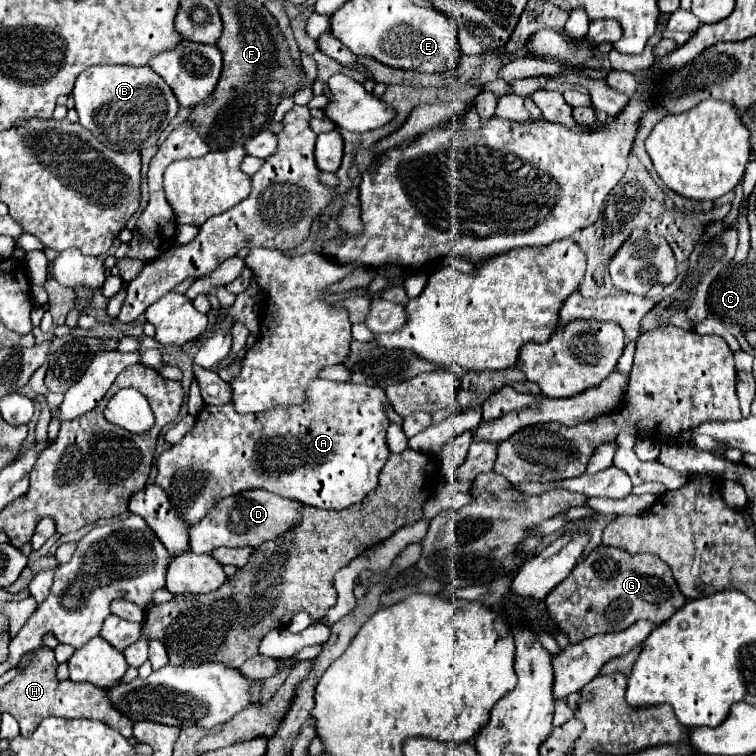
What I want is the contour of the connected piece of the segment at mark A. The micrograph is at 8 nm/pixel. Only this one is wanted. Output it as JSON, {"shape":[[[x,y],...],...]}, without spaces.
{"shape":[[[316,378],[306,388],[304,404],[278,406],[270,412],[246,416],[234,412],[230,402],[226,406],[204,406],[206,410],[196,416],[194,428],[156,458],[158,474],[154,484],[166,490],[172,508],[188,528],[198,524],[218,500],[254,488],[318,508],[342,510],[360,504],[366,494],[378,486],[378,474],[390,454],[386,446],[390,420],[384,414],[384,402],[388,402],[388,398],[378,386]]]}

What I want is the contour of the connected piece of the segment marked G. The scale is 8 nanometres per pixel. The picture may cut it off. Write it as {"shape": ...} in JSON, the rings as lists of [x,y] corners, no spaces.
{"shape":[[[598,546],[592,550],[550,596],[546,606],[556,624],[568,634],[572,642],[582,638],[624,630],[636,620],[652,620],[654,624],[666,622],[686,598],[676,586],[672,570],[654,554],[628,554],[618,548]]]}

